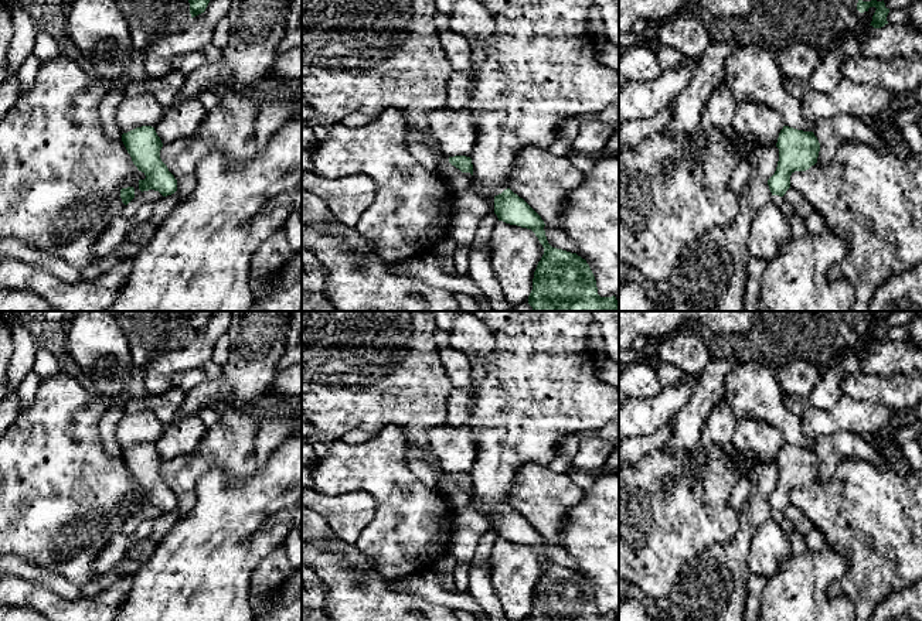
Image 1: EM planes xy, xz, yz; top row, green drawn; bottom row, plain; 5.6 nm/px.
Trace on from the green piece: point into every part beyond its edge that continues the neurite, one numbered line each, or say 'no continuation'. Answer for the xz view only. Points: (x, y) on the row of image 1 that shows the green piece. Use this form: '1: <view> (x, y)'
no continuation

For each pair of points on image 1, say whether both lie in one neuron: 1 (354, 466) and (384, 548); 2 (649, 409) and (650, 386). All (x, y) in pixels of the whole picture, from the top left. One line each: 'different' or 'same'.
1: same
2: different

